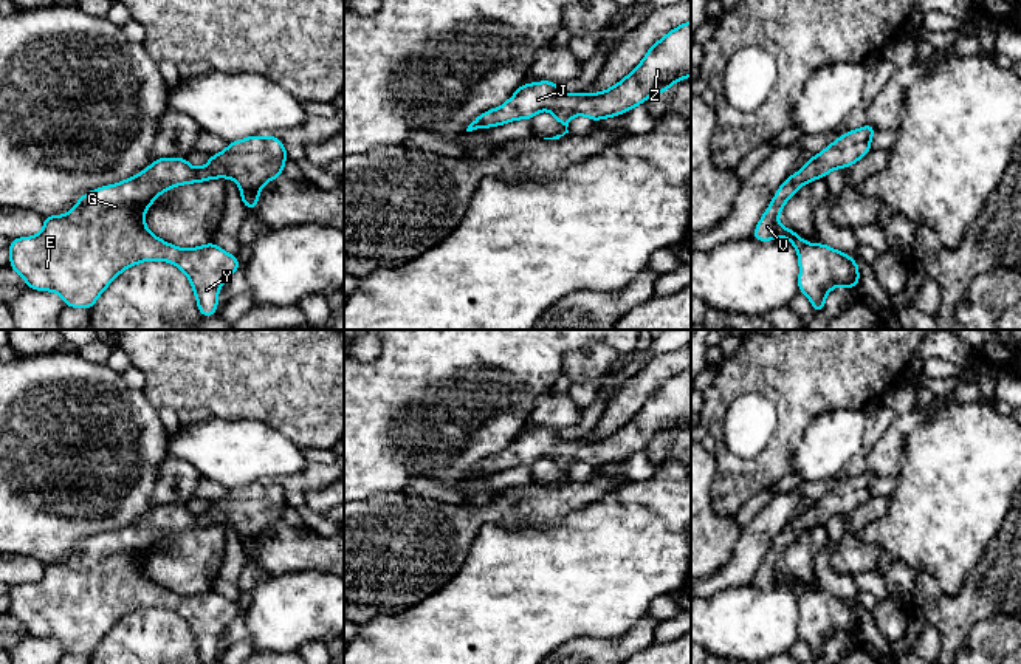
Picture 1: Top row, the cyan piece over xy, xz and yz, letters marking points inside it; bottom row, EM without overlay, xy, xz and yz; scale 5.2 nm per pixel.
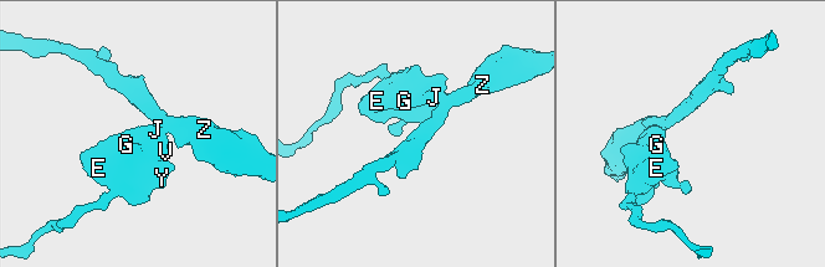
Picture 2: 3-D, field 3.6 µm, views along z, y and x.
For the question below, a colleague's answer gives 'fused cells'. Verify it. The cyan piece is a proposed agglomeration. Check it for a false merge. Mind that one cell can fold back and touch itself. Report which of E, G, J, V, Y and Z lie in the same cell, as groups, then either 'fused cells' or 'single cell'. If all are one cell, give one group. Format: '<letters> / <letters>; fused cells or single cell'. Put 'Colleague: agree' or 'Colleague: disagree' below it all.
E G J V Y Z; single cell
Colleague: disagree

